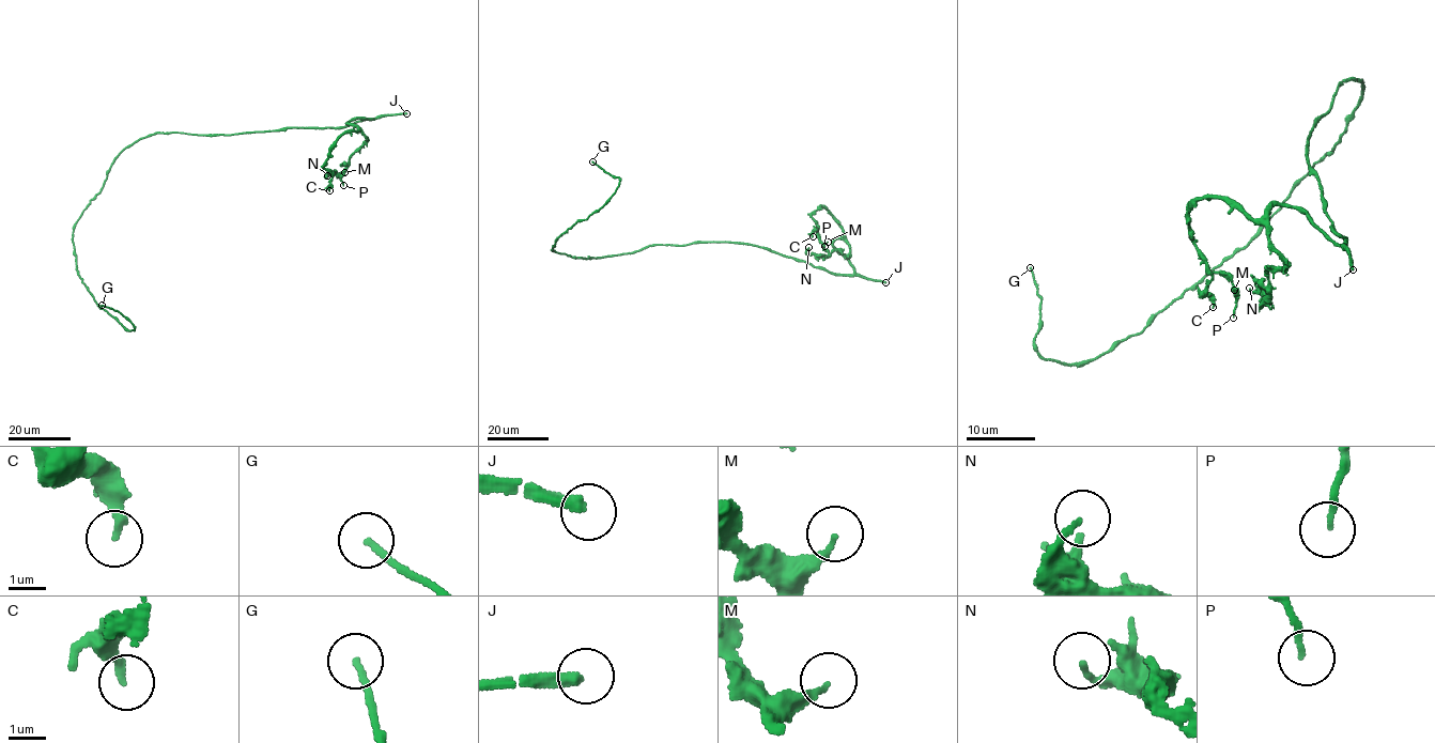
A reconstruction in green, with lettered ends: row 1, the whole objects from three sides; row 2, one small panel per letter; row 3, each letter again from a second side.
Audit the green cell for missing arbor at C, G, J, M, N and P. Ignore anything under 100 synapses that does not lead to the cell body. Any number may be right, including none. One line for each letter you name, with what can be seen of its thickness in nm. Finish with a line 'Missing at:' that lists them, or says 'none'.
J: 280 nm thick
Missing at: J

